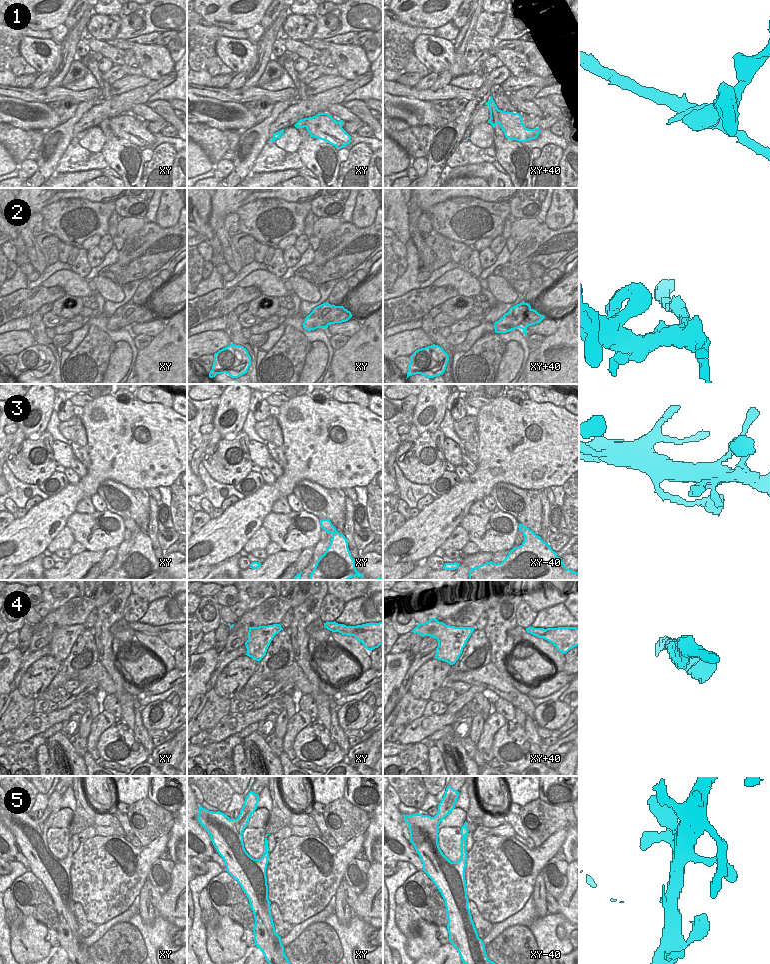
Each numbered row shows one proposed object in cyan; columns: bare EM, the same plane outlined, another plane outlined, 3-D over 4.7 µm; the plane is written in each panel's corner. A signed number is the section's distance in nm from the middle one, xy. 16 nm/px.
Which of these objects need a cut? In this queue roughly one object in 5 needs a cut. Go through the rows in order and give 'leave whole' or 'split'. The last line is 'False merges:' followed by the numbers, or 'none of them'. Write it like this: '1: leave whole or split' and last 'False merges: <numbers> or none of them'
1: split
2: split
3: leave whole
4: leave whole
5: leave whole
False merges: 1, 2

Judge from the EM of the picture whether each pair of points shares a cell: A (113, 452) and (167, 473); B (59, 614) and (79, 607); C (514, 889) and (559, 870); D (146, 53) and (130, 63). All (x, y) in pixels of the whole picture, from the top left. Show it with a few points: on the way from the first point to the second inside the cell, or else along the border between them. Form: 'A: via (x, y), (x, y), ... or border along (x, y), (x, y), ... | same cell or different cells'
A: via (126, 452), (146, 452), (154, 460) | same cell
B: via (64, 614), (74, 612) | same cell
C: border along (554, 856), (541, 871) | different cells
D: border along (134, 55), (143, 74) | different cells

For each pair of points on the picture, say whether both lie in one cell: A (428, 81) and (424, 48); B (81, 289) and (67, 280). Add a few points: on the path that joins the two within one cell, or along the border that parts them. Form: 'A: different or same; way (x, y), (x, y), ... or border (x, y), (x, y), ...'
A: different; border (429, 72), (436, 72), (438, 74)
B: same; way (78, 287), (70, 282)

